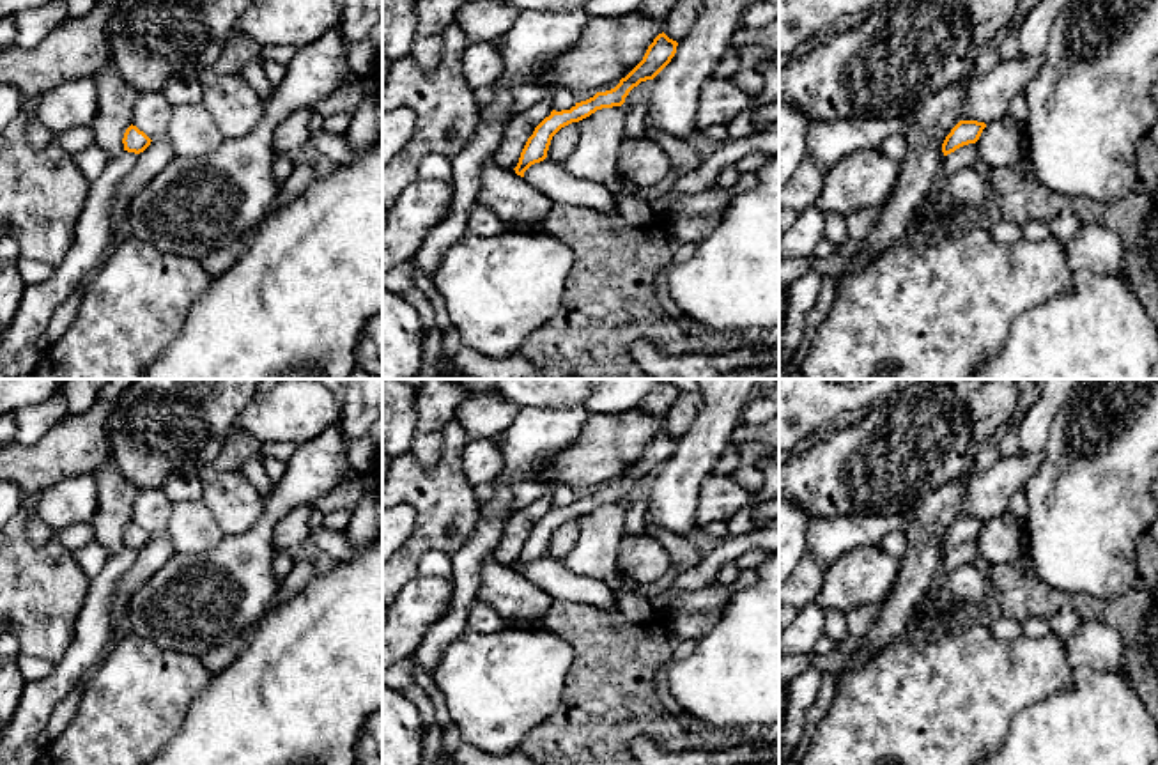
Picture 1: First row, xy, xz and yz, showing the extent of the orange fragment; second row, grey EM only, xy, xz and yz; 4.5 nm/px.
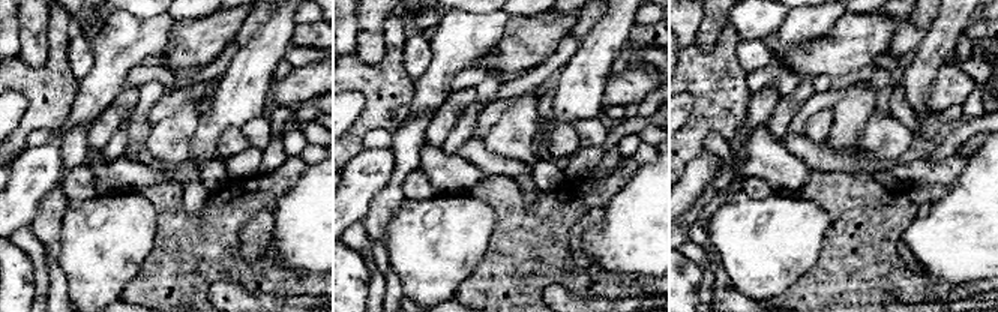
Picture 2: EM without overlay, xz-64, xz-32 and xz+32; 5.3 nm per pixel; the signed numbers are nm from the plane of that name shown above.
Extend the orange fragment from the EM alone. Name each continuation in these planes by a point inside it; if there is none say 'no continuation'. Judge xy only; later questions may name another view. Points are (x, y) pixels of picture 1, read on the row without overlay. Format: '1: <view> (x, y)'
no continuation

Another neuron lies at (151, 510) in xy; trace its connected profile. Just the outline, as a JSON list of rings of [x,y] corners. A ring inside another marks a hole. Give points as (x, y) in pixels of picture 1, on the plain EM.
[[[138,489],[133,503],[133,522],[151,537],[166,531],[172,514],[172,501],[161,489]]]

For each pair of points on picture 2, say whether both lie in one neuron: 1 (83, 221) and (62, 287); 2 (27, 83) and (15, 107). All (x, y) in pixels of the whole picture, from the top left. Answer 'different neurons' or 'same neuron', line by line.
1: different neurons
2: different neurons

